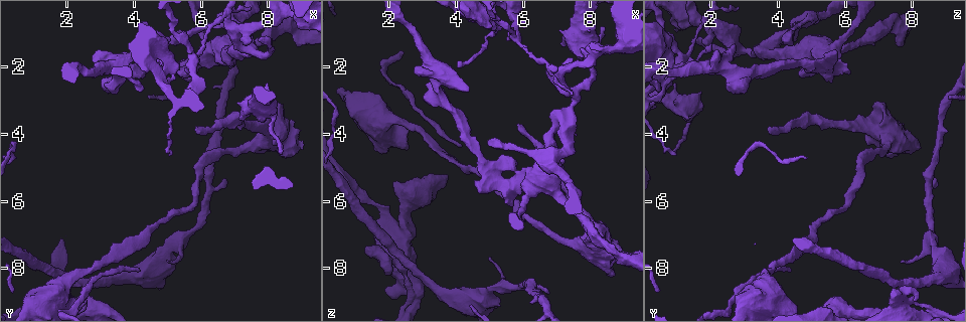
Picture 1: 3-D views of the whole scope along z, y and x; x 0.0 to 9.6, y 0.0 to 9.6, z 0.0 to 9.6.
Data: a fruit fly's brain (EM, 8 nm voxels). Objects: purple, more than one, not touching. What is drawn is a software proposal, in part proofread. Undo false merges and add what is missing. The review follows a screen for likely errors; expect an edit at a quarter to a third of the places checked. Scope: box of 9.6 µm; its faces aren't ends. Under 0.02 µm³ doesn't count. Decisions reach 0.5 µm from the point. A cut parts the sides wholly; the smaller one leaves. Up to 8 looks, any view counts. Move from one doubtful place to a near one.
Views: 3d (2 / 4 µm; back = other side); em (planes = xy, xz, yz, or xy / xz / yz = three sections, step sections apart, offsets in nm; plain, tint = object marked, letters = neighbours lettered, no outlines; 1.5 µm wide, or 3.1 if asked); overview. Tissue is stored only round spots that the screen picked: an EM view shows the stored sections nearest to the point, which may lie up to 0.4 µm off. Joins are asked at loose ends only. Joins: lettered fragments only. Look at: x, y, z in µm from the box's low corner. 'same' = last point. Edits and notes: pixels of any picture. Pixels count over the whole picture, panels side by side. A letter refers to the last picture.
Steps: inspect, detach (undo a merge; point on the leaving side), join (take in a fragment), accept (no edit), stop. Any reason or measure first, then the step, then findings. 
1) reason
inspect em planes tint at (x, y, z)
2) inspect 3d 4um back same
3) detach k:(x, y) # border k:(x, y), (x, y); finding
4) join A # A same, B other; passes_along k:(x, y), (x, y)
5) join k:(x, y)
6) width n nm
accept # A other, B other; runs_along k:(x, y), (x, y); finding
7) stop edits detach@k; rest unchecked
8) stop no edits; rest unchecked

an open end
inspect em planes letters at (7.15, 3.65, 1.30)

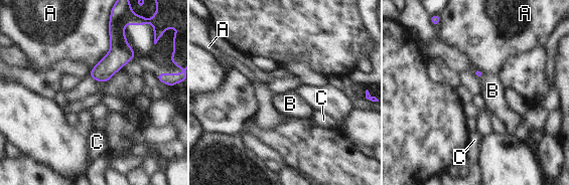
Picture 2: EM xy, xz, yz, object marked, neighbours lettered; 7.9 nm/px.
join B # A other, B same, C other; passes_along 2:(478, 73), (481, 75), (492, 90); the neuron continues

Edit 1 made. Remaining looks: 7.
calibre changes
inspect 3d 2um at (6.10, 1.15, 6.00)

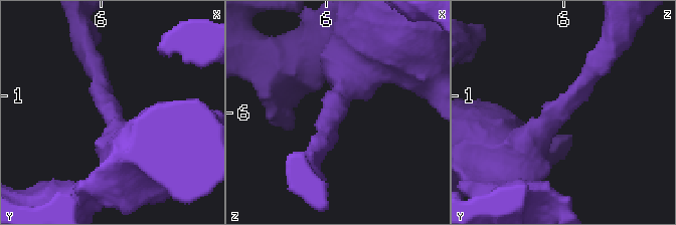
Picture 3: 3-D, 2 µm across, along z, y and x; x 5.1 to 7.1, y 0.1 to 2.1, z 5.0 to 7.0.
arm_widths 200, 600 nm
inspect em planes letters at (6.08, 1.12, 5.96)

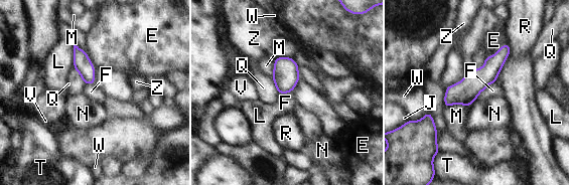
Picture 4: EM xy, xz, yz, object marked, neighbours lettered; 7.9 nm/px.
longest_contact R 340 nm
accept # E other, F other, J other, L other, M other, N other, Q other, R other, T other, V other, W other, Z other; runs_along 4:(504, 48), (464, 93), (446, 104); all the same neuron

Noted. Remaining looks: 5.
inspect em yz step 8 letters at (8.75, 4.30, 8.20)

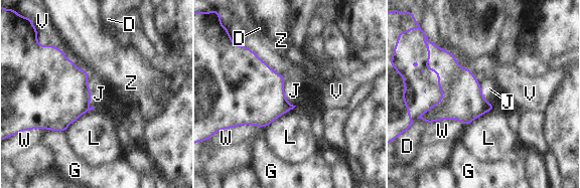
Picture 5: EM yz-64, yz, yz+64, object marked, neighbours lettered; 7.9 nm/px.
accept # D other, G other, J other, L other, V other, W other, Z other; no lettered fragment goes on from it

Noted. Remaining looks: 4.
stop edits join@2; rest unchecked

